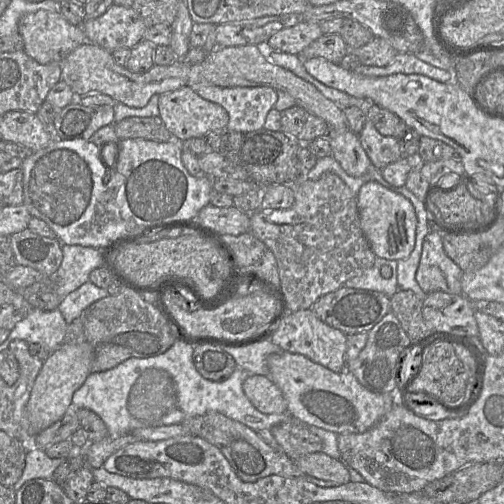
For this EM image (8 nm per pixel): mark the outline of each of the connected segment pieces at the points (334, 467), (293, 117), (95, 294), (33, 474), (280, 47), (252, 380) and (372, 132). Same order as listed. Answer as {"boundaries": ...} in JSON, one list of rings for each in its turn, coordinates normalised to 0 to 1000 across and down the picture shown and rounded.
{"boundaries":[[[[639,895],[603,903],[583,915],[615,946],[663,954],[673,962],[696,954],[688,923],[677,911],[663,911]]],[[[583,208],[558,222],[558,260],[595,286],[609,286],[629,272],[649,270],[653,250],[641,236]]],[[[179,556],[131,585],[115,607],[133,643],[188,597],[216,587],[212,573],[196,571]]],[[[56,887],[48,935],[24,970],[32,978],[50,956],[62,950],[103,950],[107,935],[125,915],[123,909],[99,909],[79,889]]],[[[593,46],[544,65],[528,85],[528,101],[556,101],[593,109],[621,81],[641,69],[635,46]]],[[[494,744],[482,760],[482,776],[502,806],[524,821],[569,817],[569,798],[536,746]]],[[[730,236],[710,266],[710,274],[736,325],[748,335],[760,335],[800,312],[788,276],[756,268]]]]}

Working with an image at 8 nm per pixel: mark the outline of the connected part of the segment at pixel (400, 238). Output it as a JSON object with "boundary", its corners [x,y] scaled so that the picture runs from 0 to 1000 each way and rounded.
{"boundary":[[[744,359],[726,361],[708,387],[716,456],[740,502],[768,516],[808,512],[823,486],[827,429],[815,401]]]}

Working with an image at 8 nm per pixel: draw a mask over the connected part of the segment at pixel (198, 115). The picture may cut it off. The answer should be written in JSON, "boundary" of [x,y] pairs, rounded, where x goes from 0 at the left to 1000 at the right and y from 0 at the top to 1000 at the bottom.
{"boundary":[[[363,171],[351,179],[317,188],[315,232],[331,258],[343,268],[343,276],[363,282],[377,274],[403,274],[413,262],[446,262],[454,228],[437,208],[397,192],[377,171]]]}

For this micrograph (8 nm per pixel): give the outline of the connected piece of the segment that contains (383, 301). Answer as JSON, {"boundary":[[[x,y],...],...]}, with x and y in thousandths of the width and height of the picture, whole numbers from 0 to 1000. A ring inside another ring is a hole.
{"boundary":[[[675,569],[631,591],[617,613],[647,643],[687,665],[734,657],[772,617],[774,591],[748,577]]]}

